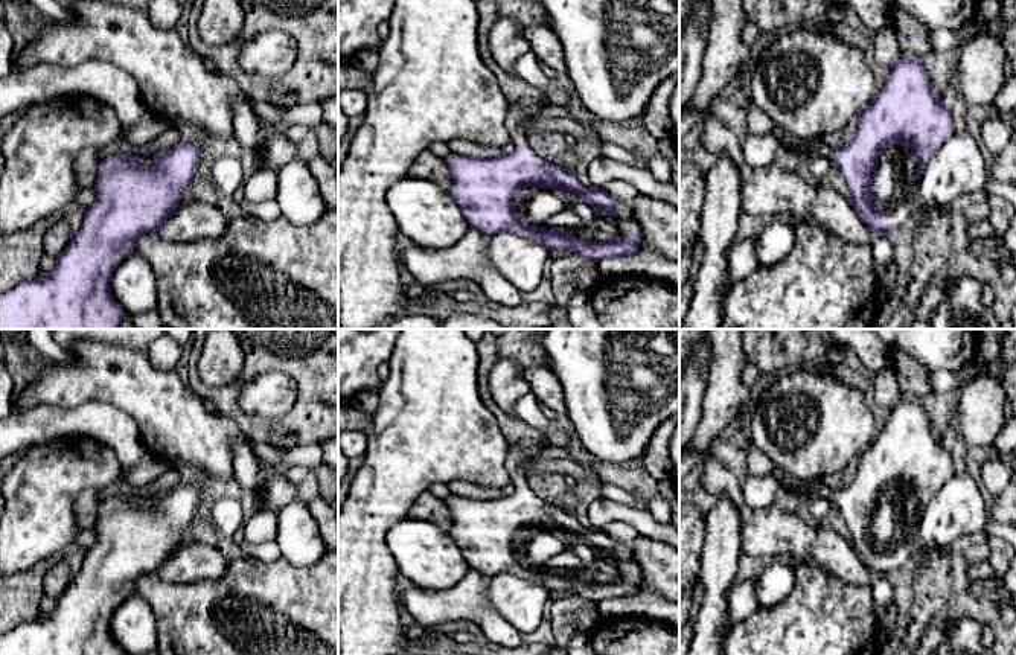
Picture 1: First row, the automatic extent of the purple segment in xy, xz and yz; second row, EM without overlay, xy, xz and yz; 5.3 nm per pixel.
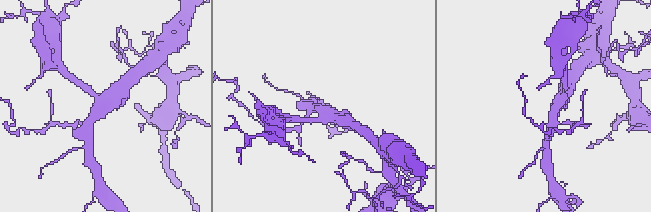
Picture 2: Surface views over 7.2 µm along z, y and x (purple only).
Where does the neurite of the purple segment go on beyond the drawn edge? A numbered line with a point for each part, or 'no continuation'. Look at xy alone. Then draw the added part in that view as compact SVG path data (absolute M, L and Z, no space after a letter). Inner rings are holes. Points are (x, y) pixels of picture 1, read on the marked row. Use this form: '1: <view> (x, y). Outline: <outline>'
no continuation

